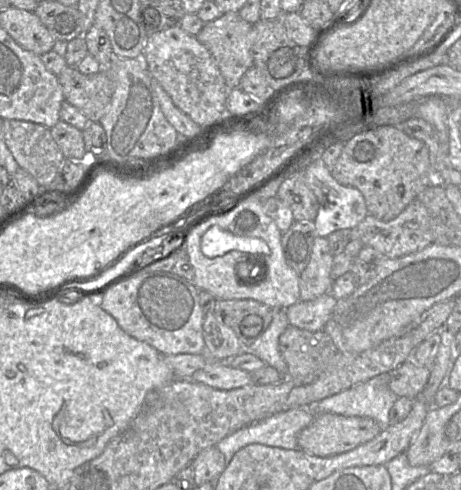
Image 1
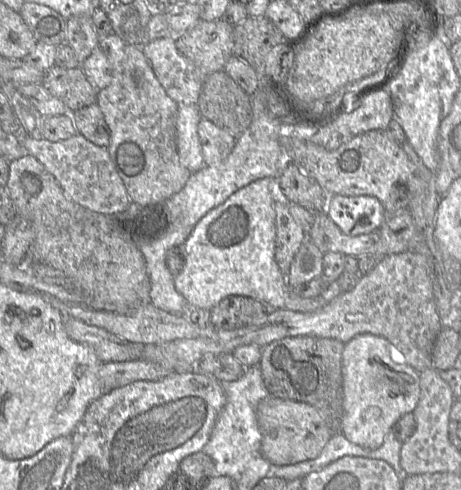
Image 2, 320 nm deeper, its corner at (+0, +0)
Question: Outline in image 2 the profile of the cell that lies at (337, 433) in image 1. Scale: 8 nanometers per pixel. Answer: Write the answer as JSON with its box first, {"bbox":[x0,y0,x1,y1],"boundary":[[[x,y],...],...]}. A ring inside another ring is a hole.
{"bbox":[256,395,332,466],"boundary":[[[269,395],[256,409],[264,457],[276,466],[293,465],[318,457],[332,434],[321,414],[313,406]]]}

